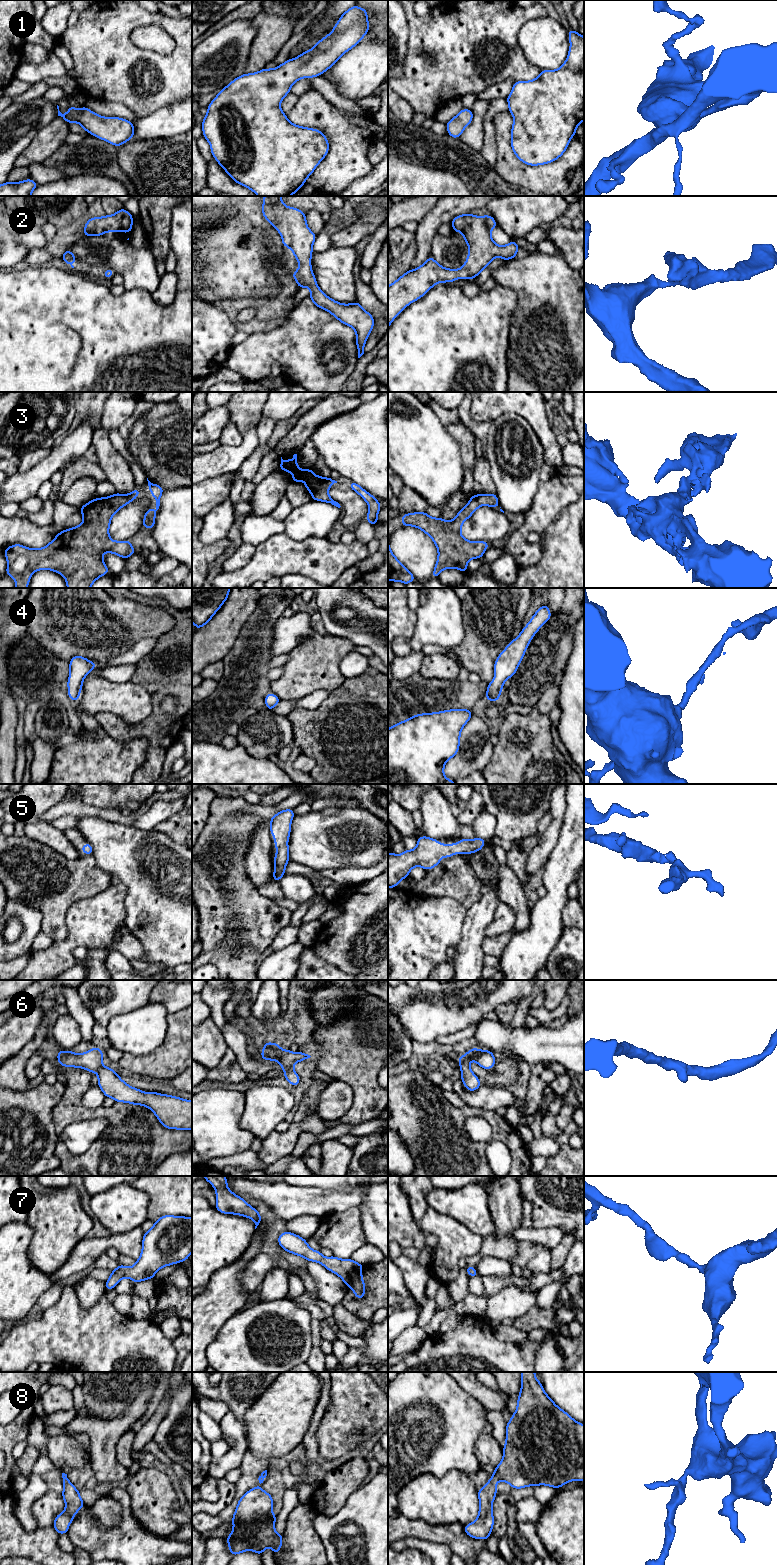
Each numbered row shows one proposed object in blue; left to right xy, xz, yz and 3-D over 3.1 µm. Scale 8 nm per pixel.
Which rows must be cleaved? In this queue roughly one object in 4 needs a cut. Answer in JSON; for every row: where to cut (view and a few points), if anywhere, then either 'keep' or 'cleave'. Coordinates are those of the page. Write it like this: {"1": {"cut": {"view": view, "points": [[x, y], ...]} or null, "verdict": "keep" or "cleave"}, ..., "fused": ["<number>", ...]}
{"1": {"cut": null, "verdict": "keep"}, "2": {"cut": null, "verdict": "keep"}, "3": {"cut": null, "verdict": "keep"}, "4": {"cut": null, "verdict": "keep"}, "5": {"cut": null, "verdict": "keep"}, "6": {"cut": null, "verdict": "keep"}, "7": {"cut": null, "verdict": "keep"}, "8": {"cut": null, "verdict": "keep"}, "fused": []}

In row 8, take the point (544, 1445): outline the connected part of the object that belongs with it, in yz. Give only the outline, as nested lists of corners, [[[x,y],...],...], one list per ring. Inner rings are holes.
[[[521,1372],[521,1392],[518,1395],[517,1409],[506,1425],[503,1459],[491,1479],[478,1490],[477,1519],[464,1527],[465,1533],[475,1539],[487,1540],[493,1529],[492,1504],[499,1481],[507,1482],[514,1489],[537,1485],[559,1489],[573,1480],[584,1481],[584,1425],[552,1401],[537,1380],[535,1372]]]

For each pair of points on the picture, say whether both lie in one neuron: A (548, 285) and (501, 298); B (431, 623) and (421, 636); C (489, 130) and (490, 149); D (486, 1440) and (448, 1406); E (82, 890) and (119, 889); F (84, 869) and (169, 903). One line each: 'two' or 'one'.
A: two
B: one
C: one
D: two
E: two
F: two

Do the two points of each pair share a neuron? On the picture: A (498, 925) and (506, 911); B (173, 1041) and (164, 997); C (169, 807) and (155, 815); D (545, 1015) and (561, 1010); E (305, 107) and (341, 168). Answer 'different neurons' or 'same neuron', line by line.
A: same neuron
B: different neurons
C: same neuron
D: same neuron
E: same neuron

